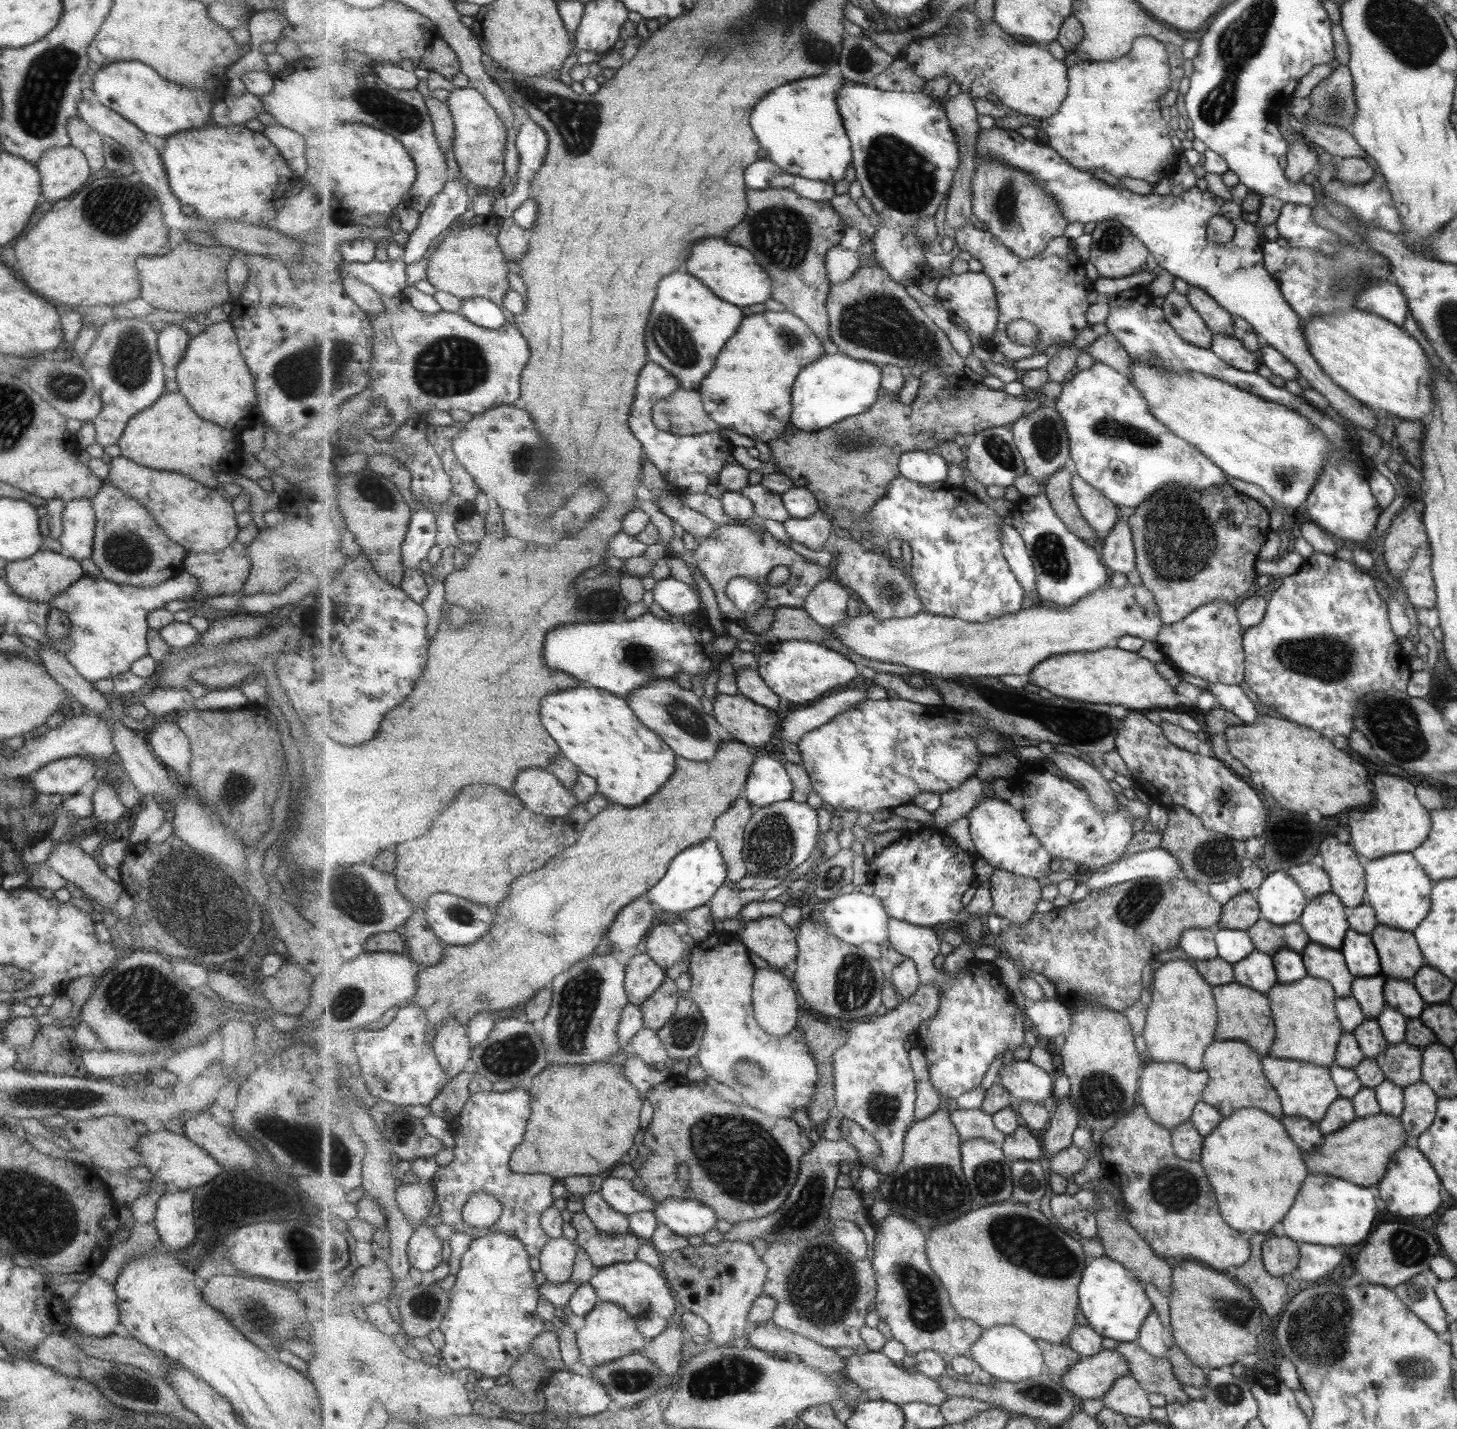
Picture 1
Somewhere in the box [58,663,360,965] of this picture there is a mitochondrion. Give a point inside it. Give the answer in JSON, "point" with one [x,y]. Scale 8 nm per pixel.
{"point":[171,879]}

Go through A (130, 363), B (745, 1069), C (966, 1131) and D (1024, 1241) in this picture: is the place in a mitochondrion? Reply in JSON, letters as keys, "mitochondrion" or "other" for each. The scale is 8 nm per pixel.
{"A":"mitochondrion","B":"mitochondrion","C":"other","D":"mitochondrion"}

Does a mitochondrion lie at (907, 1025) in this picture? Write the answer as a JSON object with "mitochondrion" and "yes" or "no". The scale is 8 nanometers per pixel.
{"mitochondrion":"no"}

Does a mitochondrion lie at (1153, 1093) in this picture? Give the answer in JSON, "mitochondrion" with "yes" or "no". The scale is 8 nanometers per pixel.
{"mitochondrion":"no"}

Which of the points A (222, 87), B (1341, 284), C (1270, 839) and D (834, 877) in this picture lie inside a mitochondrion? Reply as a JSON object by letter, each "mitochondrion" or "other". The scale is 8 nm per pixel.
{"A":"other","B":"mitochondrion","C":"other","D":"mitochondrion"}

